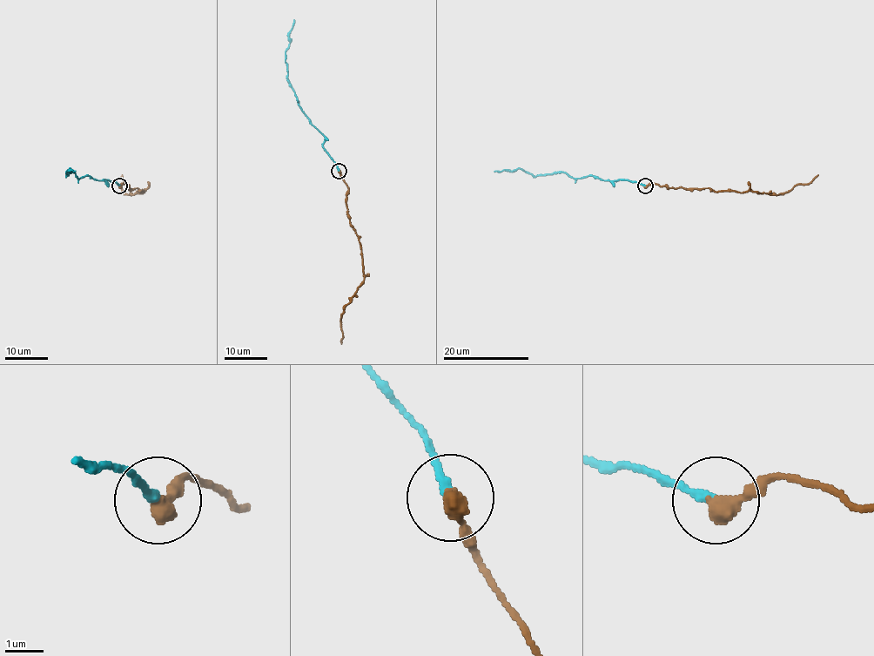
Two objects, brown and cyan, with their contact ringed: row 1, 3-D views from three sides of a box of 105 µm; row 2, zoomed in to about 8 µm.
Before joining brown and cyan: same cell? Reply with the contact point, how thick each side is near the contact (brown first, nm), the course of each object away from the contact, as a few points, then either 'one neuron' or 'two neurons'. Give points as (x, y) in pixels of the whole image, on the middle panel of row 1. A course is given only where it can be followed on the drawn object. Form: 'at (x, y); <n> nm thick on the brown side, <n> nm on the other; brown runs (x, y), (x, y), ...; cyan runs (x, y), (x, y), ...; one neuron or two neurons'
at (339, 171); 480 nm thick on the brown side, 220 nm on the other; brown runs (339, 171), (348, 188), (347, 217), (360, 242), (365, 279), (344, 308), (341, 343); cyan runs (339, 171), (323, 147), (325, 138), (299, 104), (288, 79), (285, 58), (294, 19); two neurons

